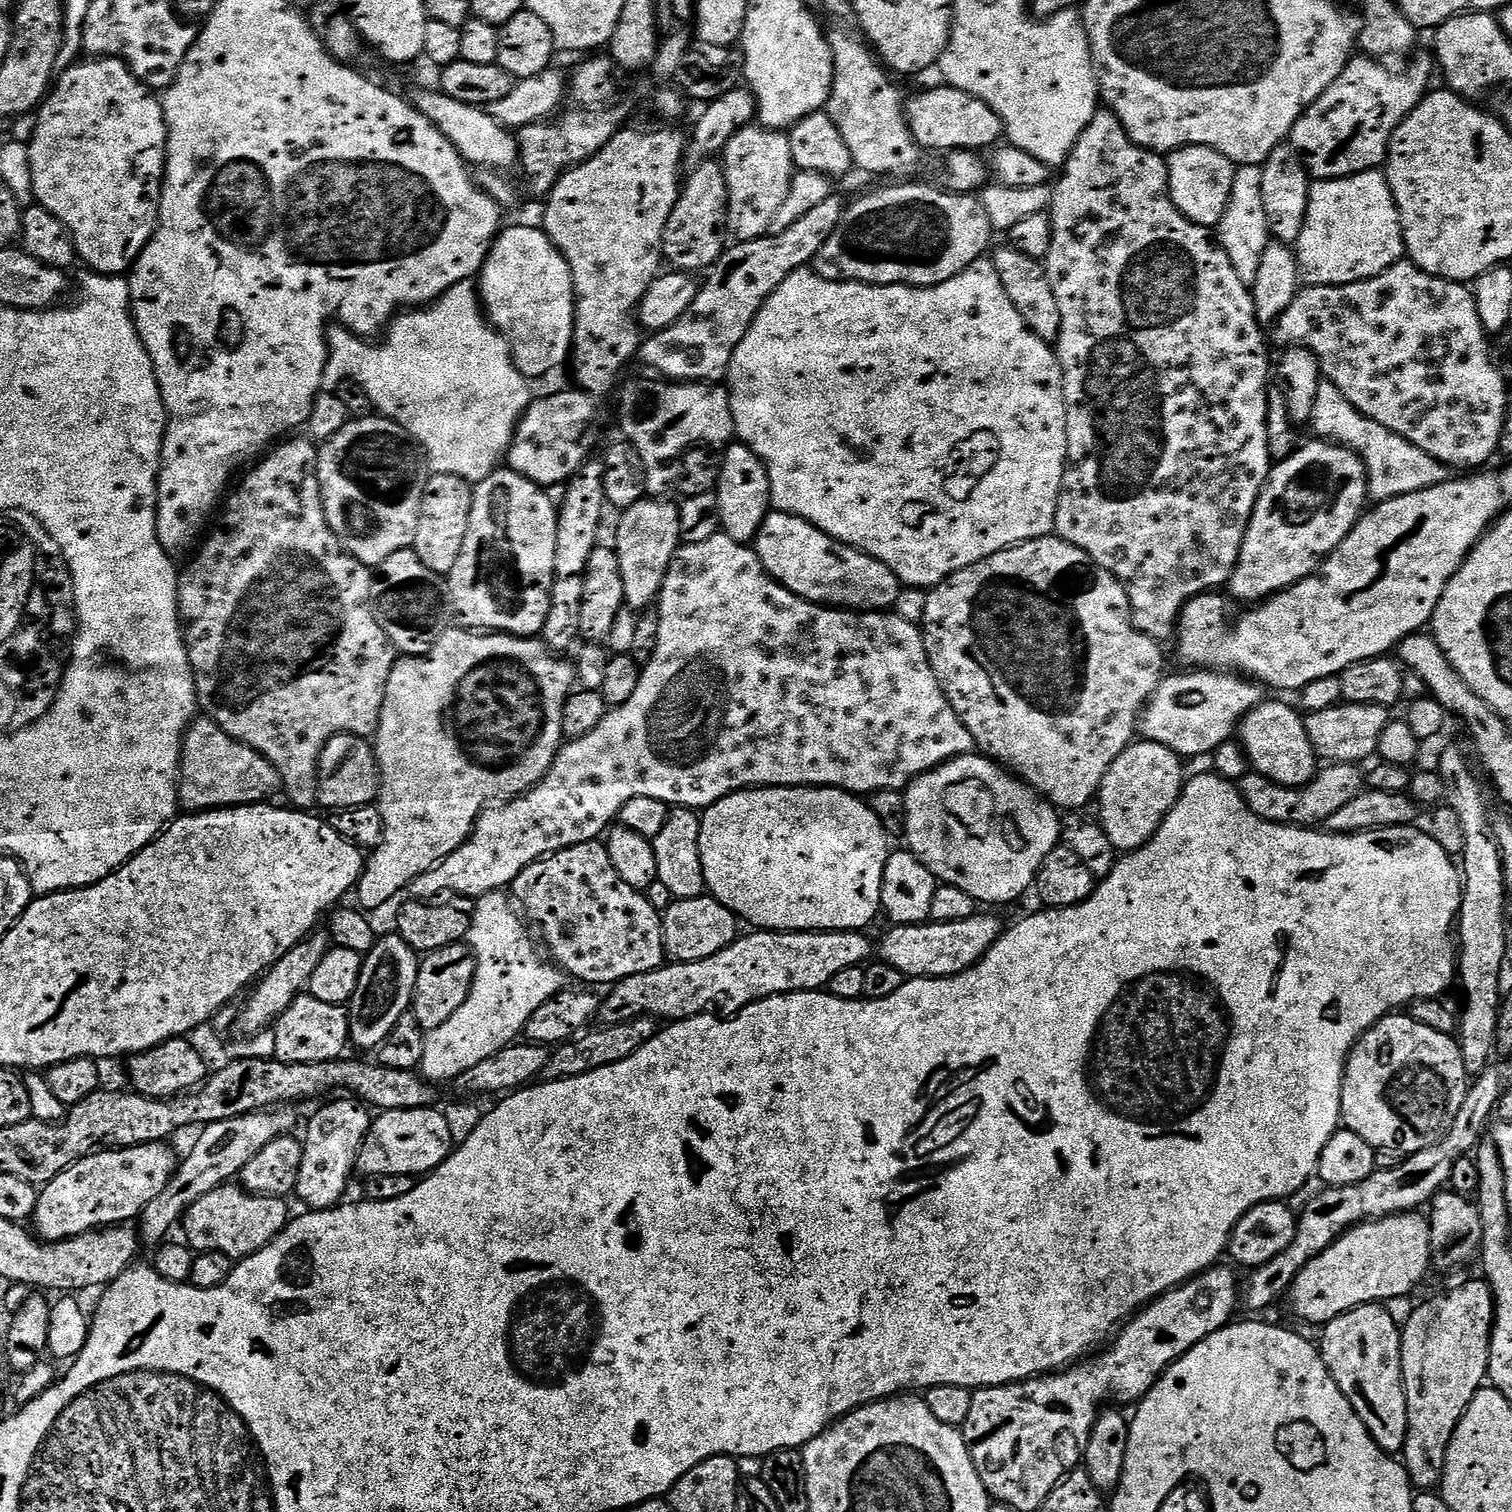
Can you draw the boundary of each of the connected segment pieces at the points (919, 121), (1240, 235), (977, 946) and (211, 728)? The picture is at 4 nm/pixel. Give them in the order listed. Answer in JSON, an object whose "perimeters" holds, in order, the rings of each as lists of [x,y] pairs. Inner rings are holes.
{"perimeters":[[[[939,87],[928,88],[917,96],[909,95],[906,100],[908,125],[921,149],[933,148],[943,154],[955,151],[979,153],[984,150],[980,148],[991,149],[1005,139],[1002,118],[998,118],[998,114],[994,114],[986,102],[957,88]]],[[[1246,164],[1236,168],[1230,202],[1218,225],[1218,239],[1222,250],[1226,250],[1226,258],[1230,258],[1230,266],[1234,266],[1238,273],[1238,278],[1250,286],[1254,278],[1258,278],[1258,266],[1270,242],[1266,206],[1262,206],[1262,167]]],[[[977,914],[962,922],[901,924],[889,929],[884,941],[878,944],[879,959],[894,966],[894,970],[898,970],[905,978],[935,978],[956,976],[973,968],[999,939],[1002,925],[996,916]]],[[[207,718],[193,719],[184,736],[180,751],[178,804],[185,813],[211,812],[218,808],[234,808],[241,804],[267,801],[281,787],[276,767],[250,746],[230,738]]]]}

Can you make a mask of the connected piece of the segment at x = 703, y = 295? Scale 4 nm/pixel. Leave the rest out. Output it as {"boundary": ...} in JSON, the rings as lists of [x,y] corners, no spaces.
{"boundary":[[[833,194],[826,198],[819,206],[814,206],[803,218],[798,218],[790,230],[782,230],[782,234],[773,236],[760,236],[756,240],[741,240],[733,243],[725,250],[719,260],[713,264],[707,273],[708,281],[705,279],[700,285],[700,292],[694,298],[694,302],[668,328],[662,328],[651,333],[652,336],[643,341],[638,353],[639,363],[646,367],[653,368],[653,373],[667,378],[673,382],[720,382],[727,377],[728,367],[734,358],[734,350],[742,338],[746,338],[746,330],[754,322],[758,310],[762,310],[764,300],[790,278],[792,272],[799,268],[809,267],[815,261],[818,250],[834,234],[834,230],[840,225],[846,207],[845,201],[840,201],[839,195]]]}

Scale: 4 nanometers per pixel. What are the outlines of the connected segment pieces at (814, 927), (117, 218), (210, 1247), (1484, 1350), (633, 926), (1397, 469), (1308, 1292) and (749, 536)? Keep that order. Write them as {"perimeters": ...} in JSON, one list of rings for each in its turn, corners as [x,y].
{"perimeters":[[[[753,786],[744,789],[742,792],[731,792],[726,798],[722,798],[718,802],[714,802],[709,808],[703,809],[700,817],[700,857],[702,858],[702,874],[704,875],[704,887],[707,895],[712,896],[718,902],[722,902],[722,906],[726,906],[739,918],[744,920],[756,930],[767,930],[769,932],[855,932],[857,930],[867,929],[867,924],[877,915],[881,915],[882,909],[880,906],[880,895],[882,894],[882,878],[884,877],[884,867],[890,855],[890,837],[884,831],[882,822],[878,822],[878,814],[874,814],[871,803],[865,802],[864,804],[859,795],[851,792],[843,792],[841,788],[814,788],[811,786],[797,786],[795,788],[778,788],[775,786]]],[[[88,58],[75,63],[58,76],[54,87],[49,91],[45,101],[38,109],[37,129],[34,130],[31,143],[28,144],[30,166],[33,172],[33,194],[35,203],[41,204],[62,226],[66,226],[72,235],[76,247],[76,255],[81,261],[88,263],[87,267],[101,276],[124,276],[136,263],[144,247],[156,235],[156,225],[160,219],[160,193],[164,187],[164,166],[168,150],[168,127],[164,121],[164,105],[158,99],[157,93],[147,88],[140,79],[132,73],[127,64],[115,58]]],[[[236,1182],[221,1184],[189,1206],[182,1219],[183,1239],[197,1254],[221,1252],[234,1262],[247,1261],[288,1227],[288,1203],[279,1196],[256,1196]]],[[[1477,1278],[1468,1280],[1465,1284],[1460,1284],[1457,1288],[1452,1288],[1449,1292],[1444,1292],[1441,1296],[1436,1296],[1433,1300],[1428,1300],[1425,1304],[1420,1304],[1408,1316],[1408,1321],[1403,1321],[1400,1341],[1402,1342],[1402,1378],[1404,1379],[1404,1389],[1406,1390],[1406,1414],[1408,1415],[1408,1437],[1404,1443],[1402,1453],[1402,1463],[1408,1469],[1408,1476],[1412,1479],[1413,1485],[1420,1490],[1439,1489],[1440,1482],[1444,1478],[1444,1463],[1450,1442],[1454,1438],[1454,1430],[1458,1422],[1462,1422],[1462,1414],[1470,1406],[1474,1394],[1478,1394],[1480,1388],[1485,1387],[1488,1375],[1488,1359],[1490,1358],[1490,1338],[1492,1337],[1492,1314],[1494,1305],[1492,1302],[1492,1287],[1487,1280]]],[[[600,840],[582,842],[578,846],[552,852],[542,860],[535,860],[522,870],[522,874],[518,874],[518,878],[514,878],[510,896],[527,923],[535,931],[536,928],[540,931],[551,963],[571,979],[573,976],[588,984],[611,986],[620,980],[634,978],[634,974],[650,974],[666,963],[662,912],[649,902],[641,889],[622,882],[614,862],[610,862],[607,843]]],[[[1321,379],[1318,395],[1314,398],[1314,410],[1310,428],[1316,431],[1319,439],[1333,444],[1341,444],[1351,452],[1357,452],[1368,472],[1368,495],[1373,501],[1379,502],[1398,498],[1406,494],[1414,494],[1418,490],[1426,490],[1430,486],[1438,486],[1449,479],[1450,472],[1443,464],[1439,464],[1426,450],[1418,450],[1406,438],[1386,430],[1378,422],[1366,418],[1366,414],[1358,411],[1353,404],[1326,379]]],[[[1402,1212],[1398,1216],[1369,1220],[1367,1224],[1349,1228],[1325,1252],[1315,1256],[1292,1280],[1286,1300],[1292,1303],[1292,1312],[1298,1319],[1323,1326],[1358,1306],[1384,1304],[1388,1300],[1400,1300],[1410,1295],[1423,1282],[1424,1275],[1430,1272],[1431,1262],[1430,1226],[1423,1215]]],[[[733,442],[723,449],[718,495],[723,535],[734,538],[739,544],[755,541],[762,522],[768,517],[772,495],[766,466],[758,458],[758,454],[754,454],[754,450],[739,442]]]]}

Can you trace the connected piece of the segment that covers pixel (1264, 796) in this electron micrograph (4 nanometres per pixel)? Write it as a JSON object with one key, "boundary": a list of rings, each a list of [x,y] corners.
{"boundary":[[[1329,763],[1327,768],[1328,772],[1321,771],[1310,783],[1304,784],[1300,788],[1287,788],[1255,770],[1249,771],[1247,776],[1242,777],[1238,781],[1238,787],[1246,806],[1251,812],[1258,814],[1258,818],[1275,824],[1292,824],[1296,828],[1312,828],[1328,821],[1330,814],[1334,814],[1334,810],[1338,810],[1338,806],[1346,806],[1346,802],[1350,802],[1350,798],[1358,795],[1366,784],[1365,773],[1355,764]]]}

